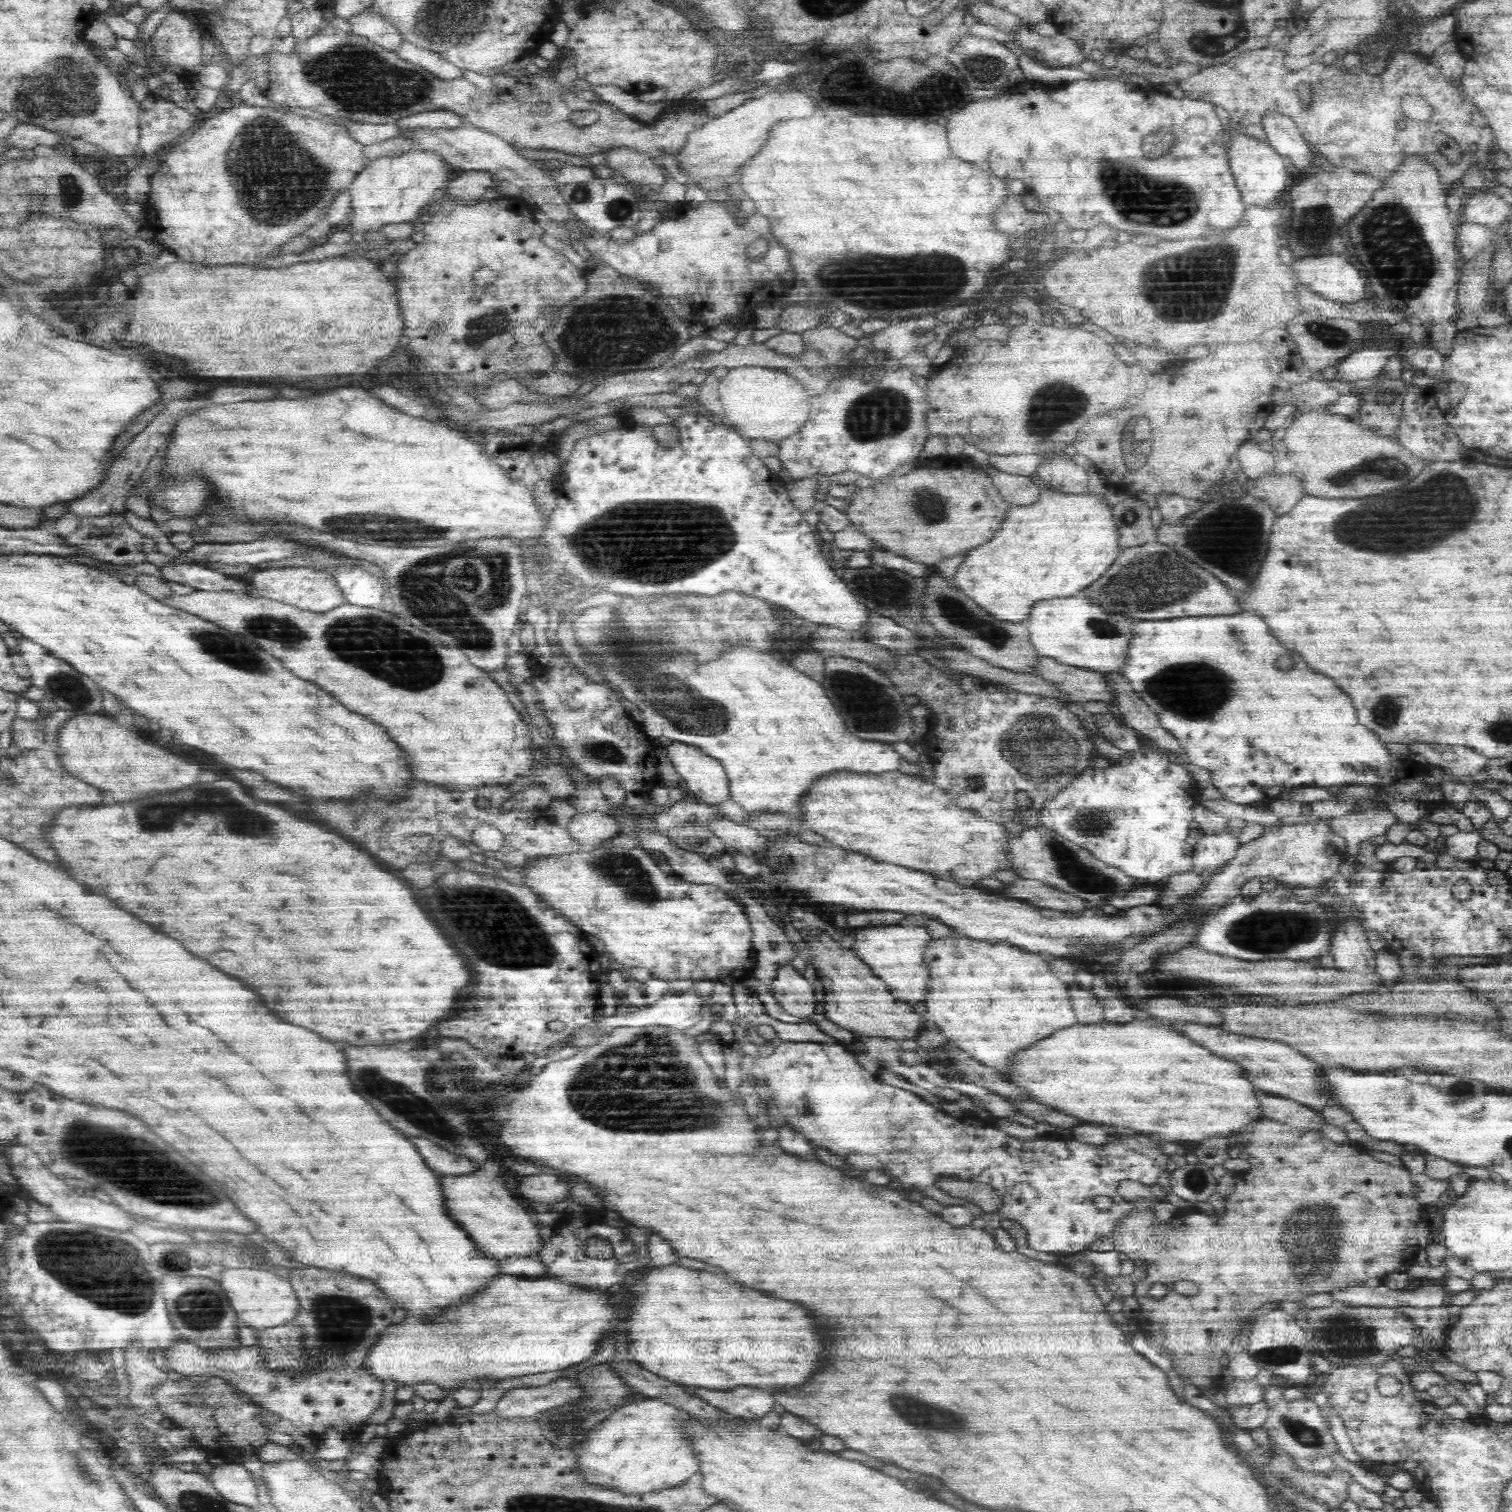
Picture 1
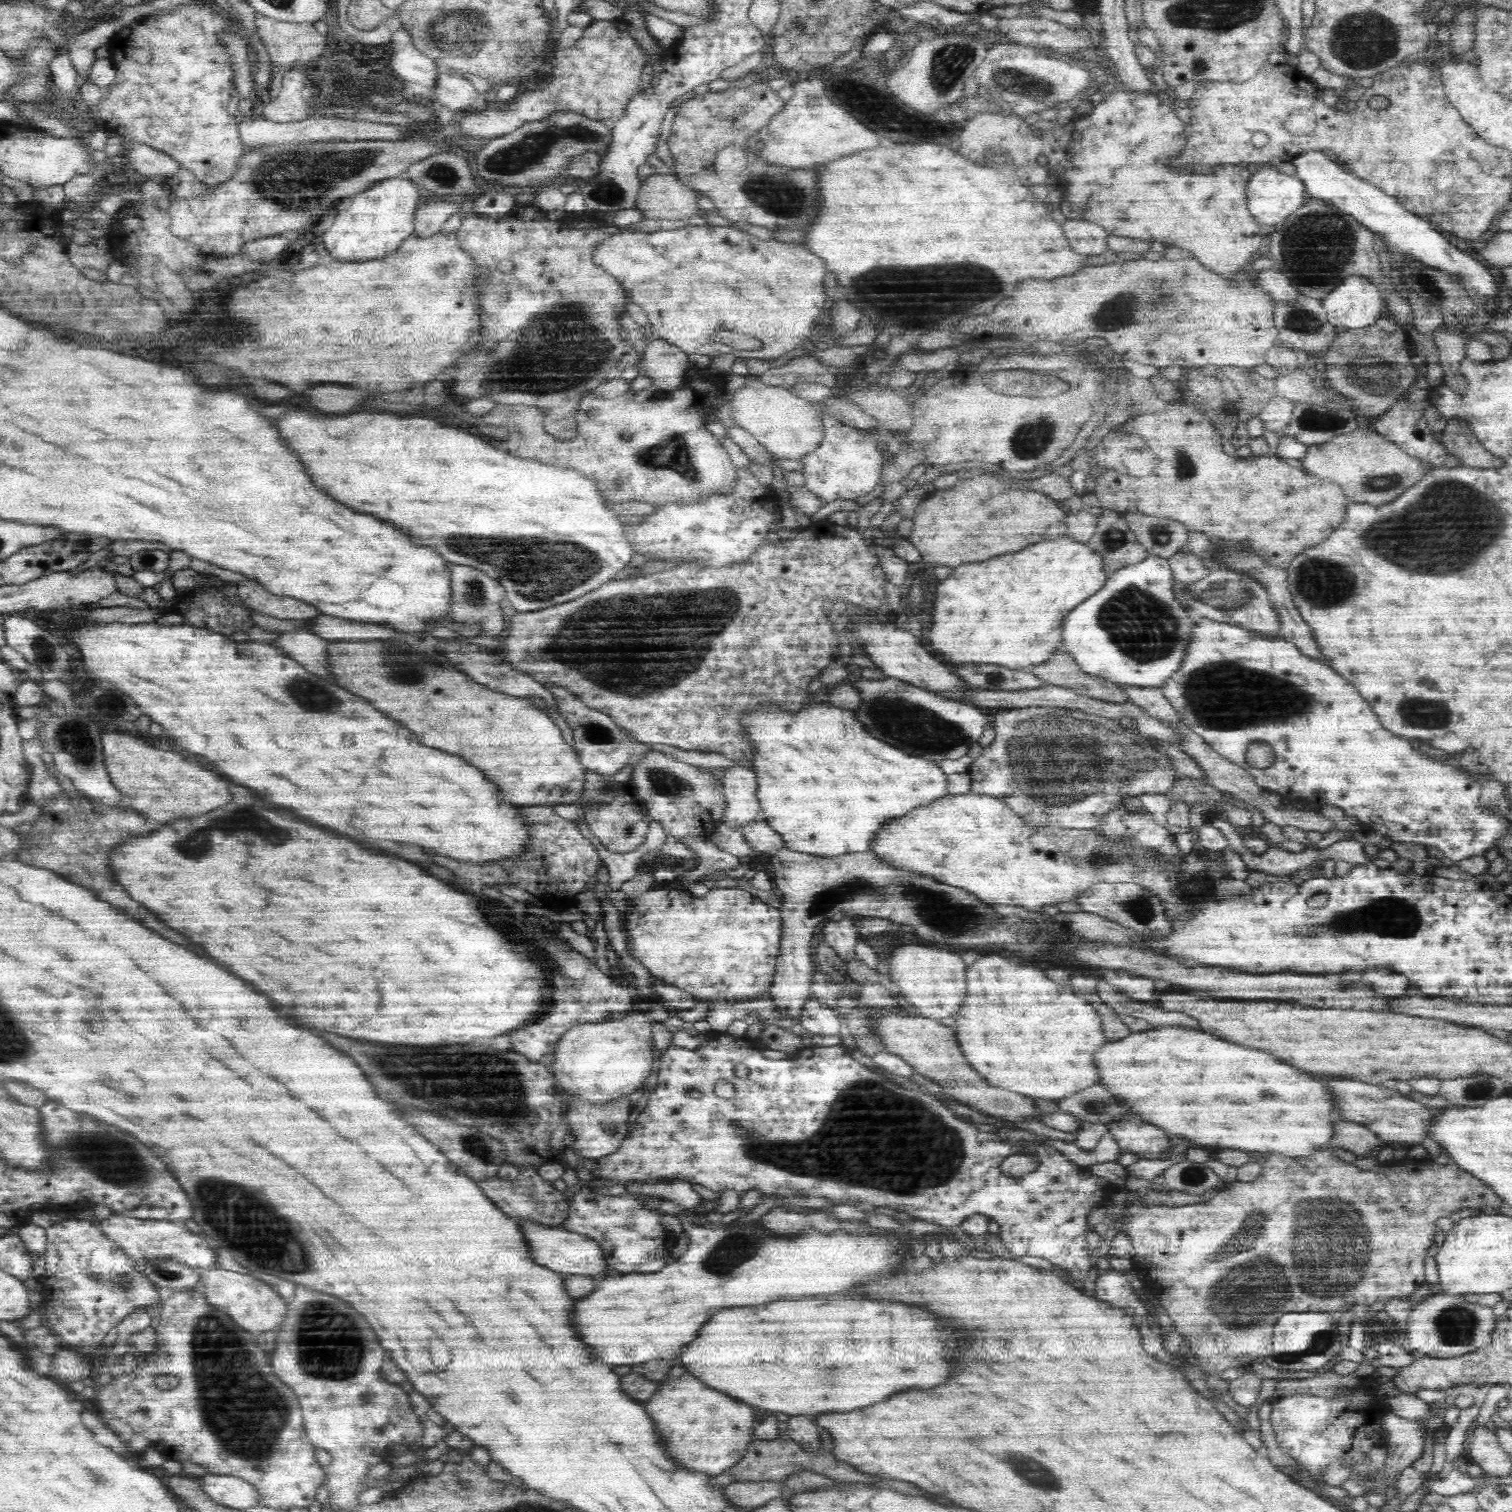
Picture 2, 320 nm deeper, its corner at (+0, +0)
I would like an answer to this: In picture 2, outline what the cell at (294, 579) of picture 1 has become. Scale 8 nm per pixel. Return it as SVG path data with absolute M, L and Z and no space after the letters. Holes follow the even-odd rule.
M242 580L236 585L238 594L245 604L260 610L260 613L281 619L308 619L321 614L316 606L292 596L278 596L266 590L256 580Z

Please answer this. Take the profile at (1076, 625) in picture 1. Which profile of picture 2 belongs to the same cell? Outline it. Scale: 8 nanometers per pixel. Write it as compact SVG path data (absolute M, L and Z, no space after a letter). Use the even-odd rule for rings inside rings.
M1150 554L1142 562L1111 573L1100 592L1088 596L1088 600L1072 608L1064 616L1064 622L1060 622L1062 648L1070 654L1080 670L1105 678L1115 685L1160 687L1178 668L1188 644L1188 628L1196 622L1195 617L1191 617L1174 601L1170 591L1172 578L1169 559L1158 554Z

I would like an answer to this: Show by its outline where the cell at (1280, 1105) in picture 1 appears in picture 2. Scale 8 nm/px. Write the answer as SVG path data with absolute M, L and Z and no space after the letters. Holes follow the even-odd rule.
M1340 1118L1332 1120L1330 1127L1332 1127L1330 1130L1332 1136L1328 1138L1330 1147L1340 1146L1340 1148L1356 1152L1356 1154L1366 1154L1378 1146L1378 1138L1372 1136L1372 1132L1366 1130L1364 1125Z

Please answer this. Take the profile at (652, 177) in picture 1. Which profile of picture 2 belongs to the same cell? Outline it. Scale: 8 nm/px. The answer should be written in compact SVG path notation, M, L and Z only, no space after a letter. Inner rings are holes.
M667 171L656 172L641 181L636 206L645 219L676 221L696 216L700 212L694 191Z

